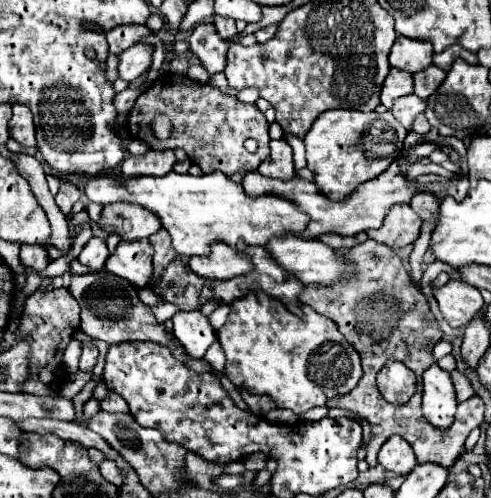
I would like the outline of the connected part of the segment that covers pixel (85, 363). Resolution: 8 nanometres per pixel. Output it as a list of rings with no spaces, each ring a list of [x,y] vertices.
[[[85,345],[85,347],[83,347],[83,353],[81,353],[79,369],[81,369],[81,371],[93,371],[93,367],[97,365],[97,357],[99,357],[97,347],[95,347],[95,345]]]

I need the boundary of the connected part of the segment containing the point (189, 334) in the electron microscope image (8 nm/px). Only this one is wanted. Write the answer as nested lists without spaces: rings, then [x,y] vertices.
[[[181,311],[171,317],[173,333],[193,359],[201,359],[211,343],[217,341],[215,329],[201,311]]]

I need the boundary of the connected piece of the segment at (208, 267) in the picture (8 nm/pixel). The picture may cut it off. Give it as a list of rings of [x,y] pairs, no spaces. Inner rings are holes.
[[[213,245],[213,253],[207,257],[191,257],[189,267],[193,273],[209,279],[229,279],[241,273],[249,273],[253,263],[249,257],[227,249],[227,245]]]

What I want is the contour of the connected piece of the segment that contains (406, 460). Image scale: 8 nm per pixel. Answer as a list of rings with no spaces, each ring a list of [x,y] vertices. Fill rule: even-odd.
[[[393,435],[391,439],[387,439],[383,443],[377,459],[387,471],[391,471],[395,475],[407,475],[417,465],[411,445],[403,437],[397,437],[397,435]]]

